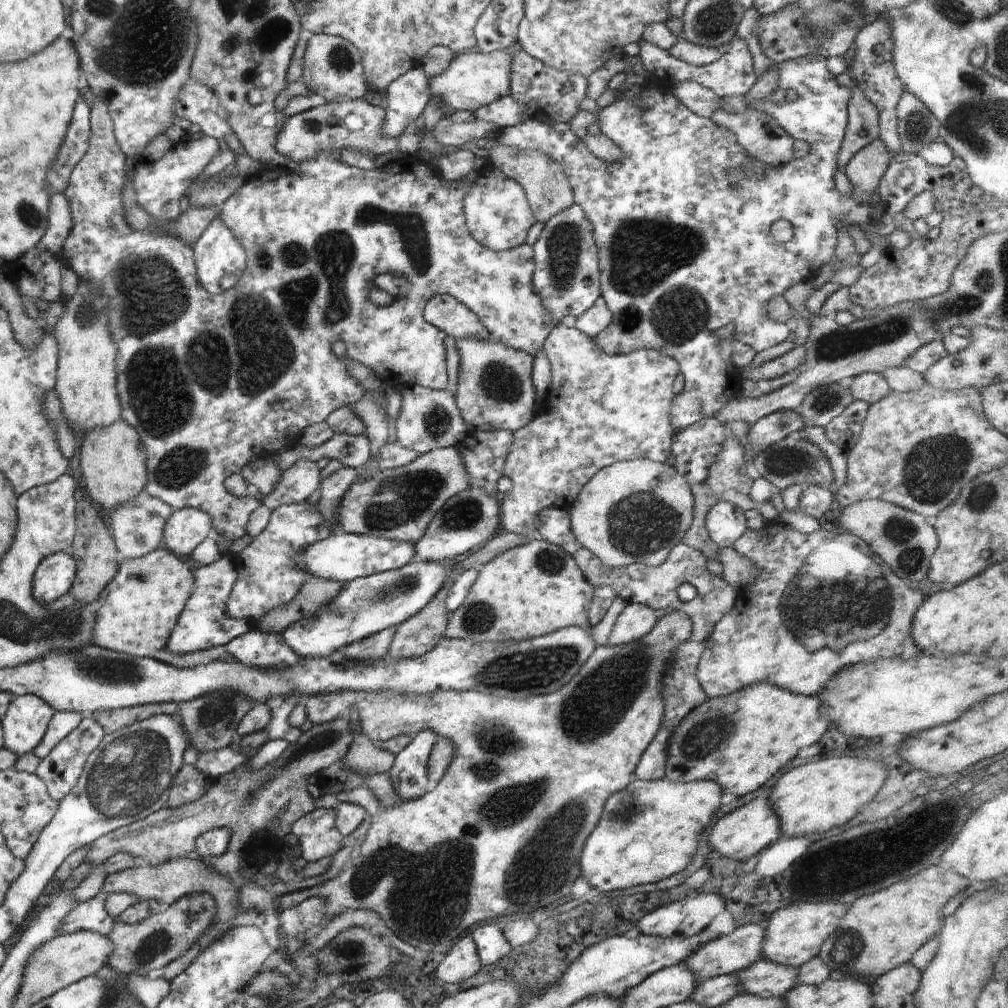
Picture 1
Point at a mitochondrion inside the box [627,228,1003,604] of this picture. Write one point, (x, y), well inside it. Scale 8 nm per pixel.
(931, 470)

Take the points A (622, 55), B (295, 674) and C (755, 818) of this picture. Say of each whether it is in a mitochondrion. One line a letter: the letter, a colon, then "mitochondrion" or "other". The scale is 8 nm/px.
A: other
B: other
C: other

